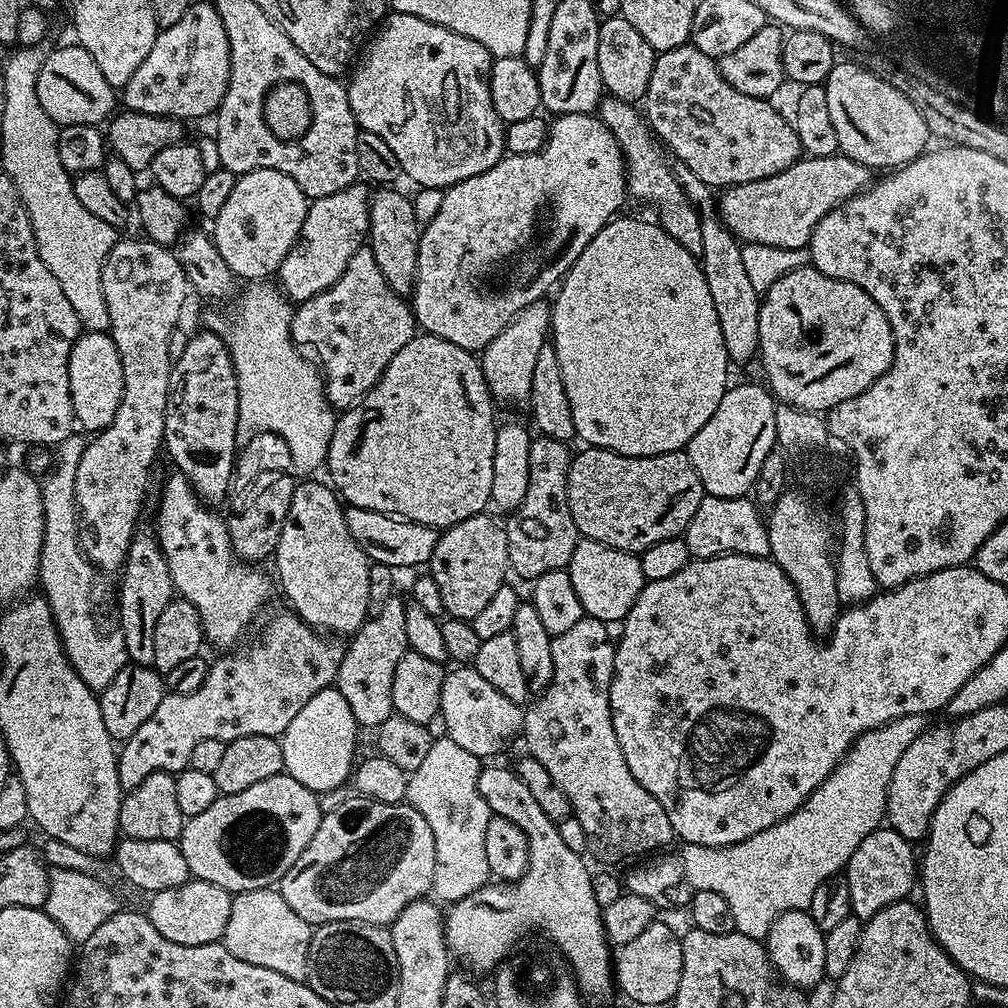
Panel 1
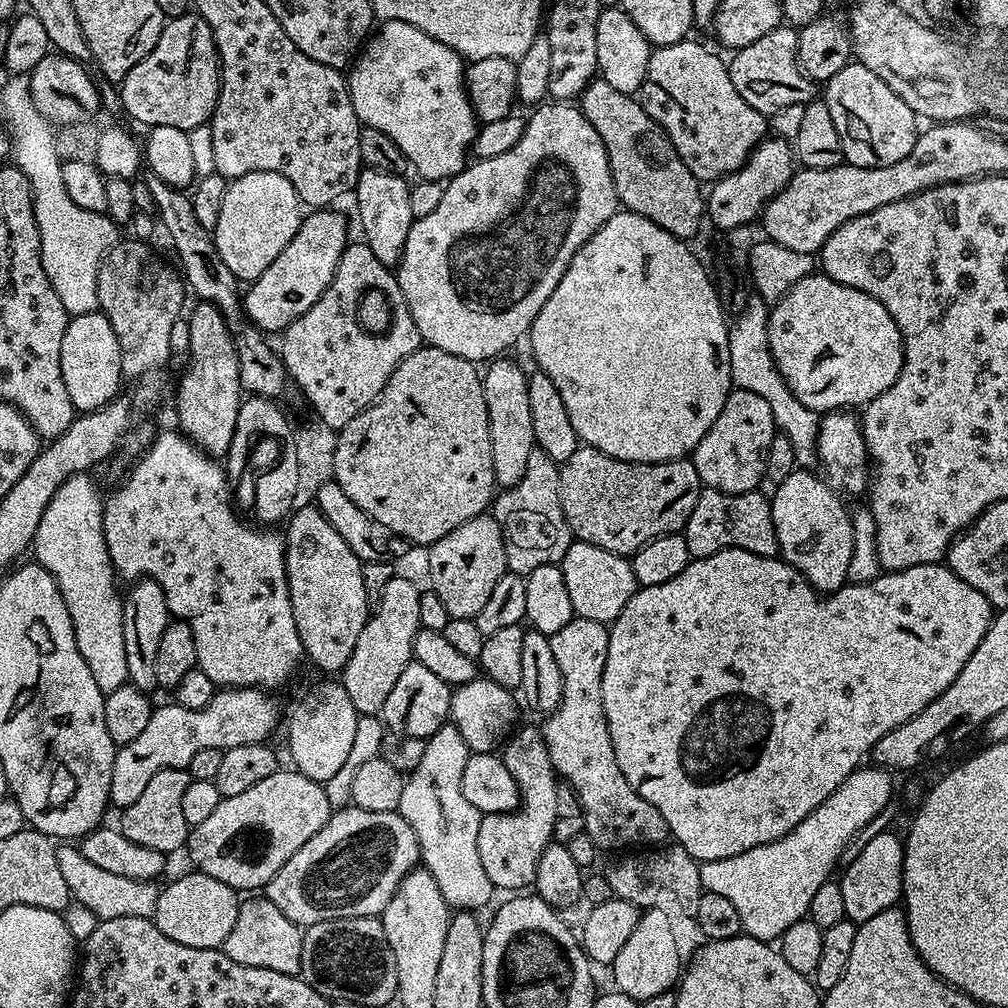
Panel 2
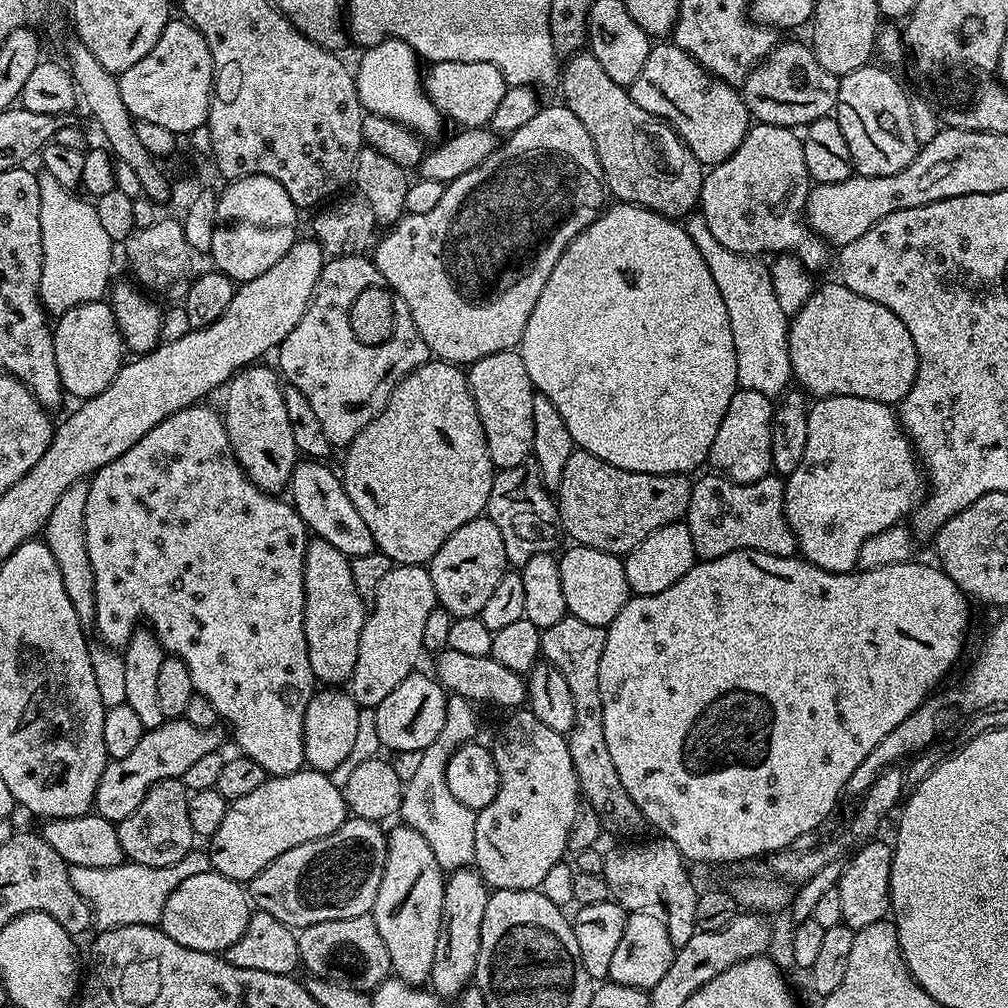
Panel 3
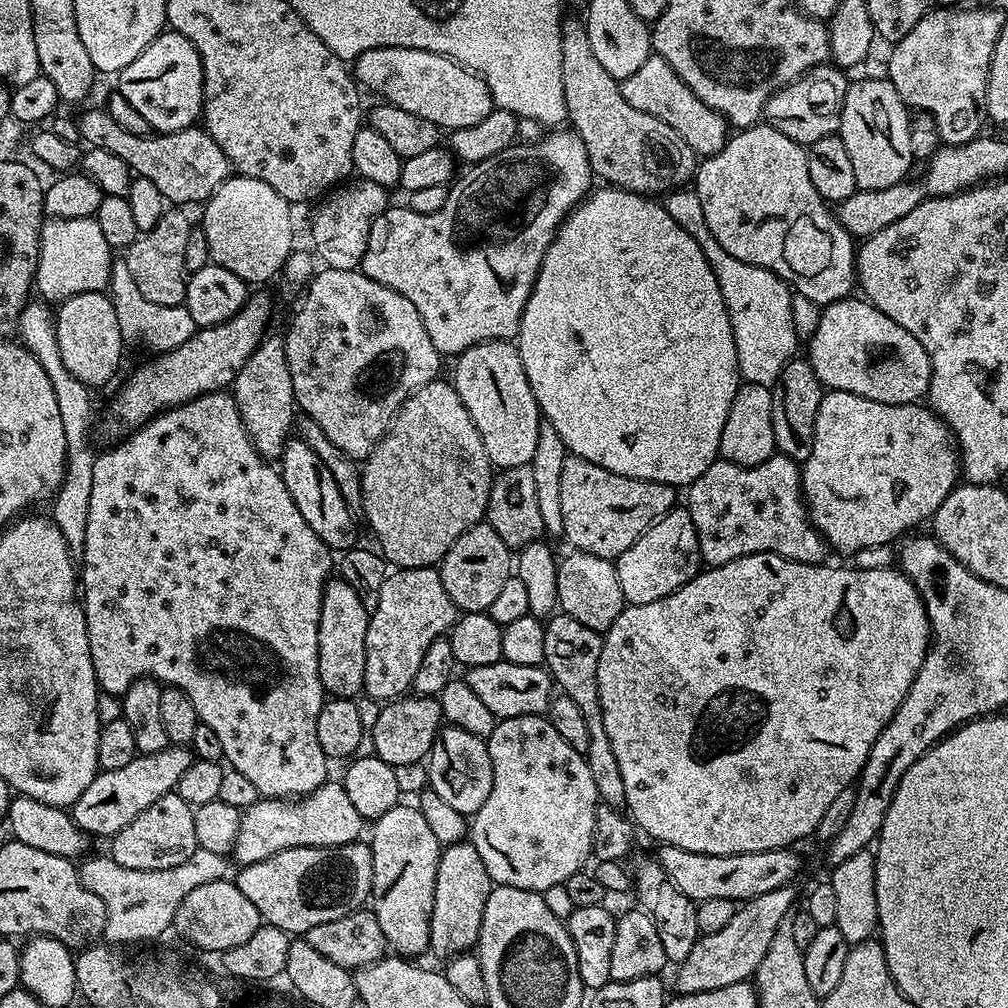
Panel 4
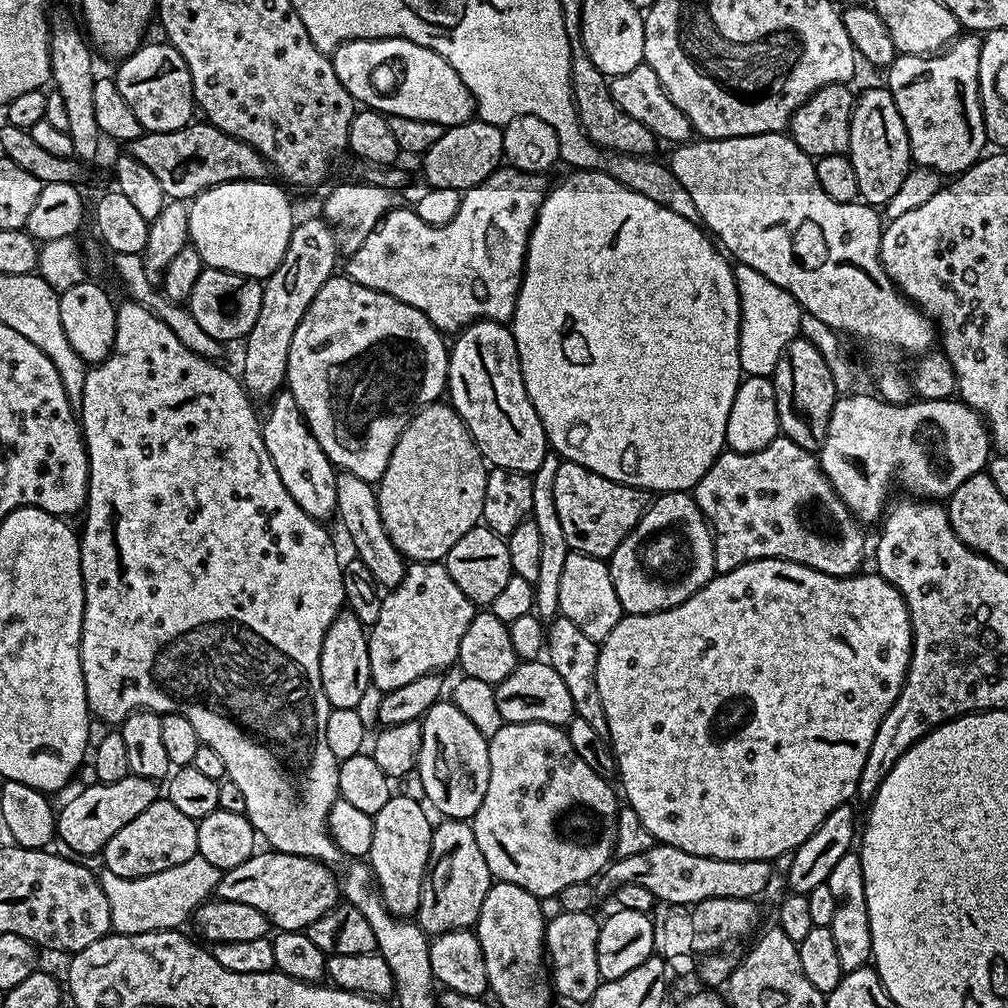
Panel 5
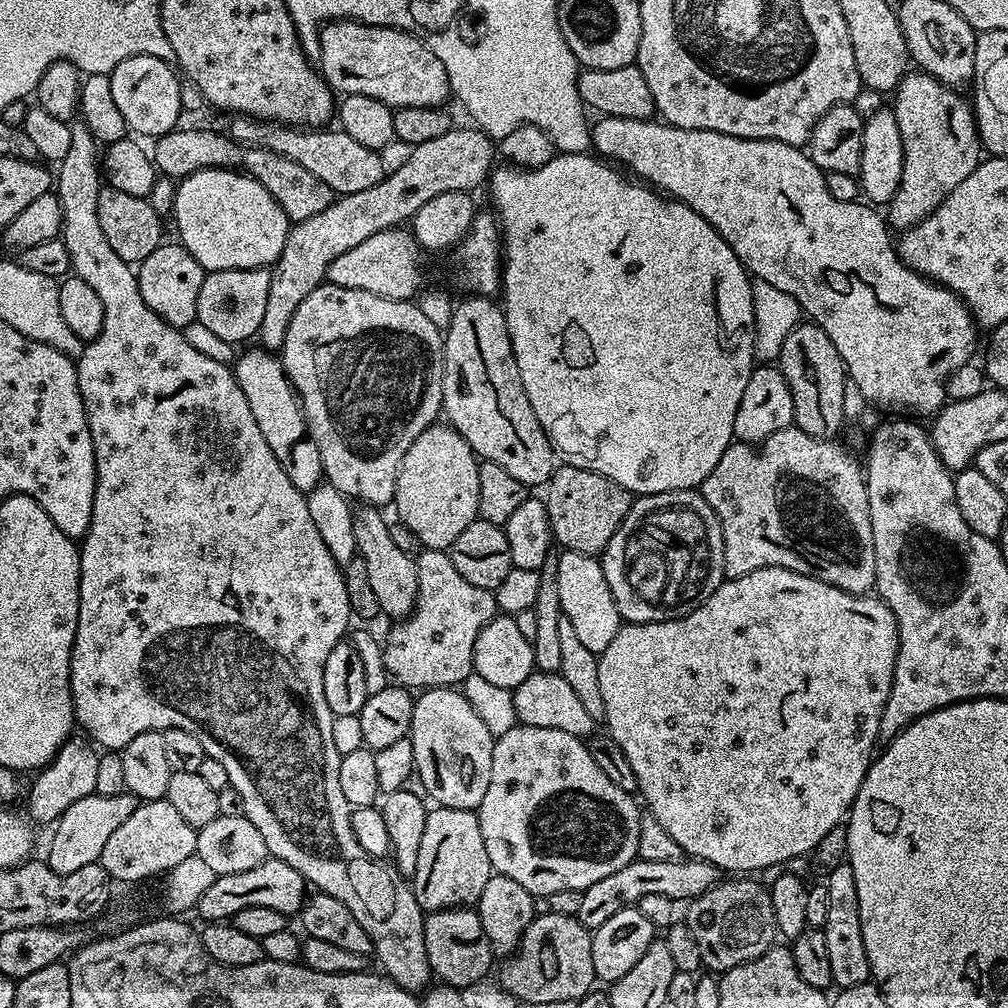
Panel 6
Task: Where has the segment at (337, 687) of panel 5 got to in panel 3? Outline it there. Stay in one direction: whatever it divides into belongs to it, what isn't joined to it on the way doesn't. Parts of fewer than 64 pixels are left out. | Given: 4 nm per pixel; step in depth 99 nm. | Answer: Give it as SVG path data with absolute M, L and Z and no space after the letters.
M309 539L304 559L304 633L310 658L310 670L313 677L324 686L347 685L354 674L354 662L358 662L358 642L362 638L366 607L354 584L351 564L351 559L344 556L342 550L334 550L330 542Z

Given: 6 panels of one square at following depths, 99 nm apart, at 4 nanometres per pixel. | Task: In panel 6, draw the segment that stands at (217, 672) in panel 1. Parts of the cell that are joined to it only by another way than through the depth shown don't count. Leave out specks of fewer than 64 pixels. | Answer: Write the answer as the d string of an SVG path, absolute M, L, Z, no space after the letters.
M125 791L122 794L113 796L90 795L86 798L78 798L67 810L55 821L52 832L52 849L46 856L46 863L50 870L54 870L60 876L74 874L74 870L82 870L82 866L90 866L97 863L102 854L102 849L106 847L106 842L110 839L110 834L134 814L137 806L137 799L131 792Z

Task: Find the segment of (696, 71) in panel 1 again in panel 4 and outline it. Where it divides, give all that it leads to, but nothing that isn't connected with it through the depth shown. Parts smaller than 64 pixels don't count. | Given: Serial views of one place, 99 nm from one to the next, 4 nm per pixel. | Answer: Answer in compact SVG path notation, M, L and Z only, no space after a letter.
M658 55L649 56L646 62L642 62L642 66L638 66L638 70L634 70L634 74L630 74L630 78L620 81L620 89L622 98L626 98L626 102L630 102L634 110L642 110L642 114L650 114L666 122L666 126L673 128L676 135L682 138L682 142L686 142L686 146L696 151L697 157L713 156L715 152L720 152L728 141L730 125L724 116L715 112L710 106L706 106L706 102L702 102L702 98L698 98L698 94L694 94L694 90L690 90L690 86L686 86L686 82L682 82L682 78L678 78L678 74L674 74L670 65Z

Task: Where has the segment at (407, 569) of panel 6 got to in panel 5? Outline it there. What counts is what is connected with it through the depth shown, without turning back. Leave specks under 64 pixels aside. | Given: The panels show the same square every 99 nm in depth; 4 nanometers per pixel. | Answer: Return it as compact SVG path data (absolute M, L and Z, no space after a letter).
M337 471L336 474L336 511L344 523L344 532L352 543L354 556L366 564L377 585L387 590L402 582L406 571L404 555L390 542L386 526L382 526L382 514L378 510L376 488L369 481L358 478L358 474Z

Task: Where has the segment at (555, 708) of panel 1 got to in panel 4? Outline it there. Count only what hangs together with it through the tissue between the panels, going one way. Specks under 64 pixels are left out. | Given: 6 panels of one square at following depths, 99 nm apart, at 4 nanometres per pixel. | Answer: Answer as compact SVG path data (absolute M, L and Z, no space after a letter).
M563 614L553 615L545 623L544 629L546 654L543 667L550 673L555 687L572 699L578 710L582 710L582 718L586 718L586 730L590 730L586 759L590 766L590 774L594 774L597 797L611 808L623 809L626 786L622 786L622 770L618 770L618 758L614 758L610 738L606 738L606 726L602 722L602 706L598 698L598 658L604 645L603 635Z

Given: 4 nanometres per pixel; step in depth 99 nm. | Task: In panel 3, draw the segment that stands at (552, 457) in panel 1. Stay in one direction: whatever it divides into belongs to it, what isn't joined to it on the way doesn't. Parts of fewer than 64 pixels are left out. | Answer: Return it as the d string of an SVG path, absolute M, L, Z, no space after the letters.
M532 462L519 464L516 468L500 470L493 475L486 515L494 522L494 526L498 526L502 534L502 542L506 546L506 558L512 566L523 566L526 562L530 562L530 558L534 558L534 554L555 553L556 543L562 540L559 507L553 493L545 488L540 480L540 471Z

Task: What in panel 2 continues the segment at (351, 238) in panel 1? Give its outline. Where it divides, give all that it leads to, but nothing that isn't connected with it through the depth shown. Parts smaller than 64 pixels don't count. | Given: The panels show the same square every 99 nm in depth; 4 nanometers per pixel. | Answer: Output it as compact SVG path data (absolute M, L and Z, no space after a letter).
M312 210L301 219L298 230L290 242L286 242L286 250L262 270L260 277L247 285L242 296L244 314L256 327L265 334L283 333L330 286L334 278L334 270L338 270L338 258L342 258L344 247L350 243L348 236L348 220L336 210Z

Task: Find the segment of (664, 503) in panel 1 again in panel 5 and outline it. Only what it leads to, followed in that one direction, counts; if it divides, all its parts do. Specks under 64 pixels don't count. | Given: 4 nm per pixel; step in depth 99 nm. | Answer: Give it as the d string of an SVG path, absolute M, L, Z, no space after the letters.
M561 459L558 475L554 477L554 506L558 506L558 518L569 549L602 561L607 561L614 550L618 550L622 538L634 530L649 503L649 493L644 489L610 482L610 478L602 478L602 474L578 466L578 462Z

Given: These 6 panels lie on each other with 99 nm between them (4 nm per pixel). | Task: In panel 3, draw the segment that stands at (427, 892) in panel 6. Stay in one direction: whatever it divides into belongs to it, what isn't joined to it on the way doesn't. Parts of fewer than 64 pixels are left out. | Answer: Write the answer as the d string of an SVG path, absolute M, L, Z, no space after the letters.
M471 867L457 868L444 881L442 898L442 926L438 946L434 949L434 966L430 981L431 991L437 996L456 998L473 983L476 974L478 946L482 942L482 917L490 889L479 871Z

